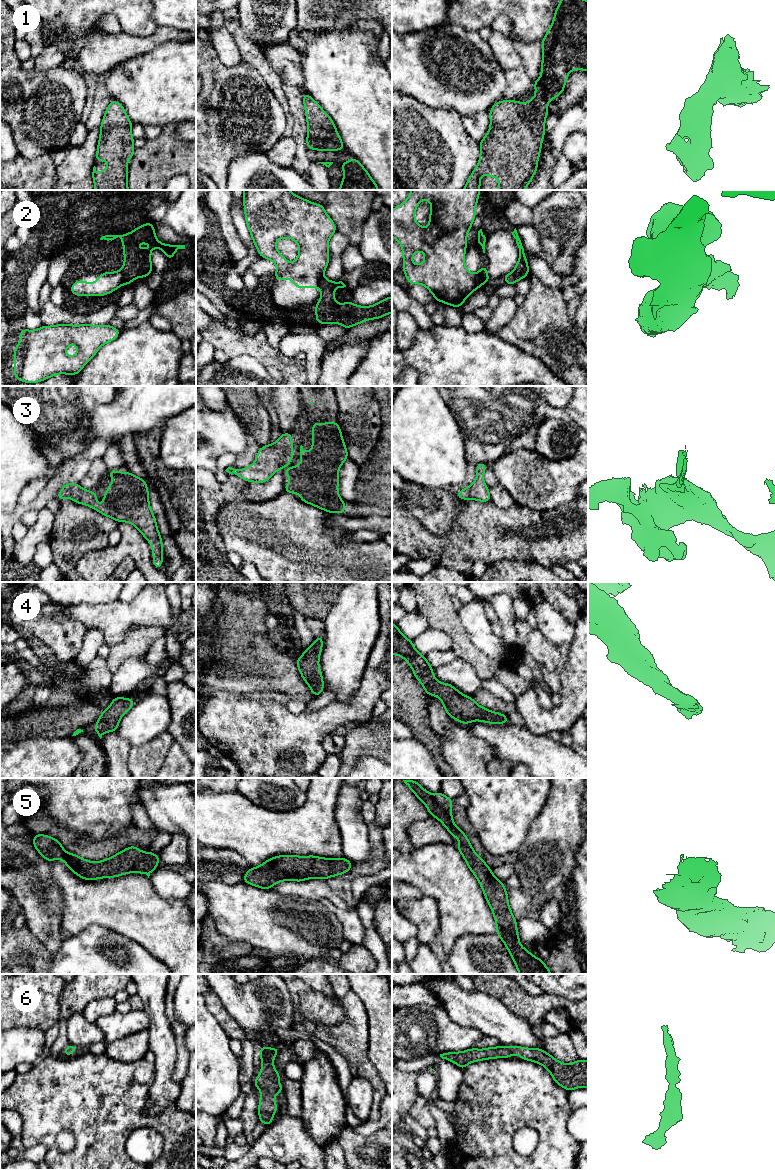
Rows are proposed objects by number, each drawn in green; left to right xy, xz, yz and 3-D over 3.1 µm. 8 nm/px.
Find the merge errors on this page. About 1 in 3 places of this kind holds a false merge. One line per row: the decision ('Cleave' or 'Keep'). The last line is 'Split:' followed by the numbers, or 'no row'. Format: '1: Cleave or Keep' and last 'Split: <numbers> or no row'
1: Keep
2: Cleave
3: Keep
4: Keep
5: Keep
6: Keep
Split: 2

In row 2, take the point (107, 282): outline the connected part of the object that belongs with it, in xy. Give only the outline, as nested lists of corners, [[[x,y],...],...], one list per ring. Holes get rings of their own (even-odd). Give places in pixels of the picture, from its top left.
[[[121,271],[103,272],[98,276],[95,283],[83,280],[75,281],[69,291],[75,296],[105,296],[117,290],[124,284],[124,277]]]

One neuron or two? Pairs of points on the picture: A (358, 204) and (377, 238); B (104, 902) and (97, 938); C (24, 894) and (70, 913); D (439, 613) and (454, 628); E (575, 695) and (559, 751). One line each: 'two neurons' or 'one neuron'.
A: two neurons
B: two neurons
C: two neurons
D: one neuron
E: two neurons

